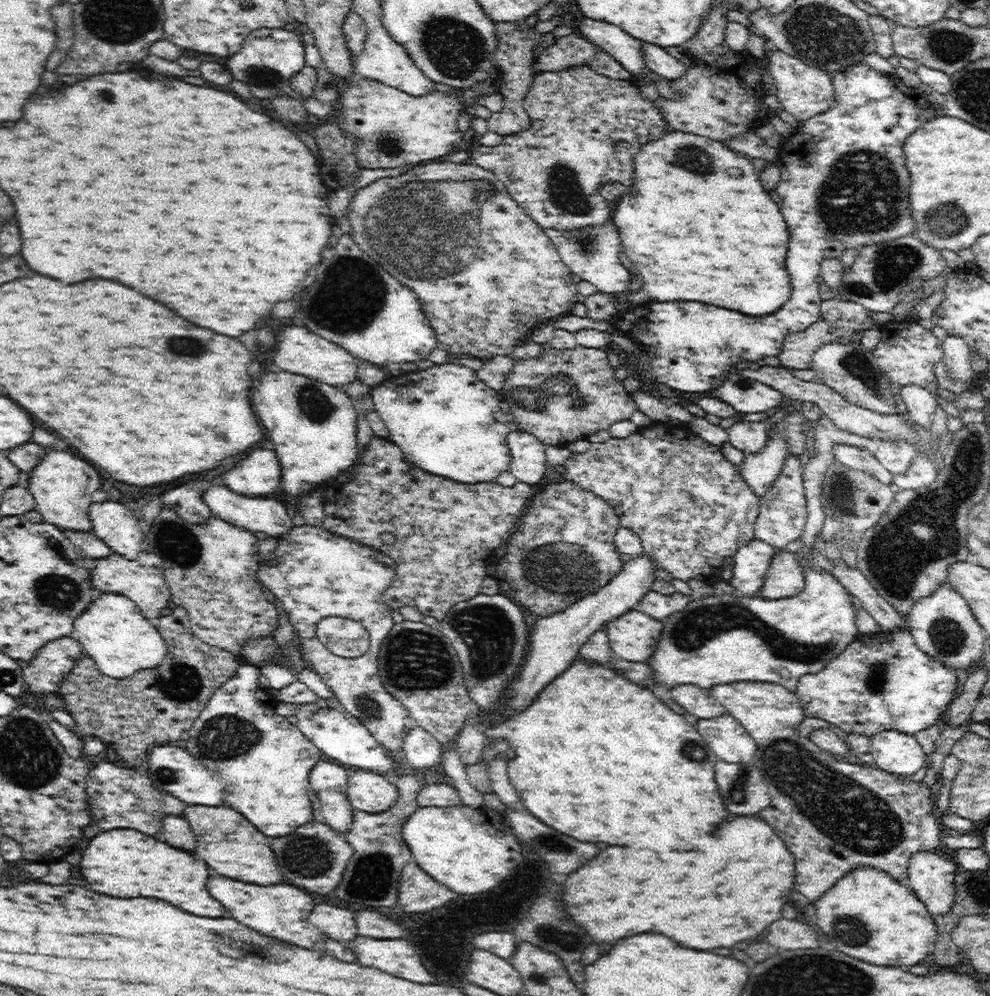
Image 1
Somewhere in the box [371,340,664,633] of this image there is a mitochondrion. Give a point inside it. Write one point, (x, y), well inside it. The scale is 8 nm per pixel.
(562, 572)

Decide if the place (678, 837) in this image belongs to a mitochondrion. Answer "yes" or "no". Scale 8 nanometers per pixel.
no

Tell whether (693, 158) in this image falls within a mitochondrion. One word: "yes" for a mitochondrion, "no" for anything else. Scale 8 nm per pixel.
yes

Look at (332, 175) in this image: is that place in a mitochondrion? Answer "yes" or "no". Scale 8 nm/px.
no

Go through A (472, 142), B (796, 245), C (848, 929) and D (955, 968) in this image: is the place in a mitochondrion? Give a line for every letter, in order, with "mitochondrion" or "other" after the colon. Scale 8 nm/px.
A: other
B: other
C: mitochondrion
D: other

